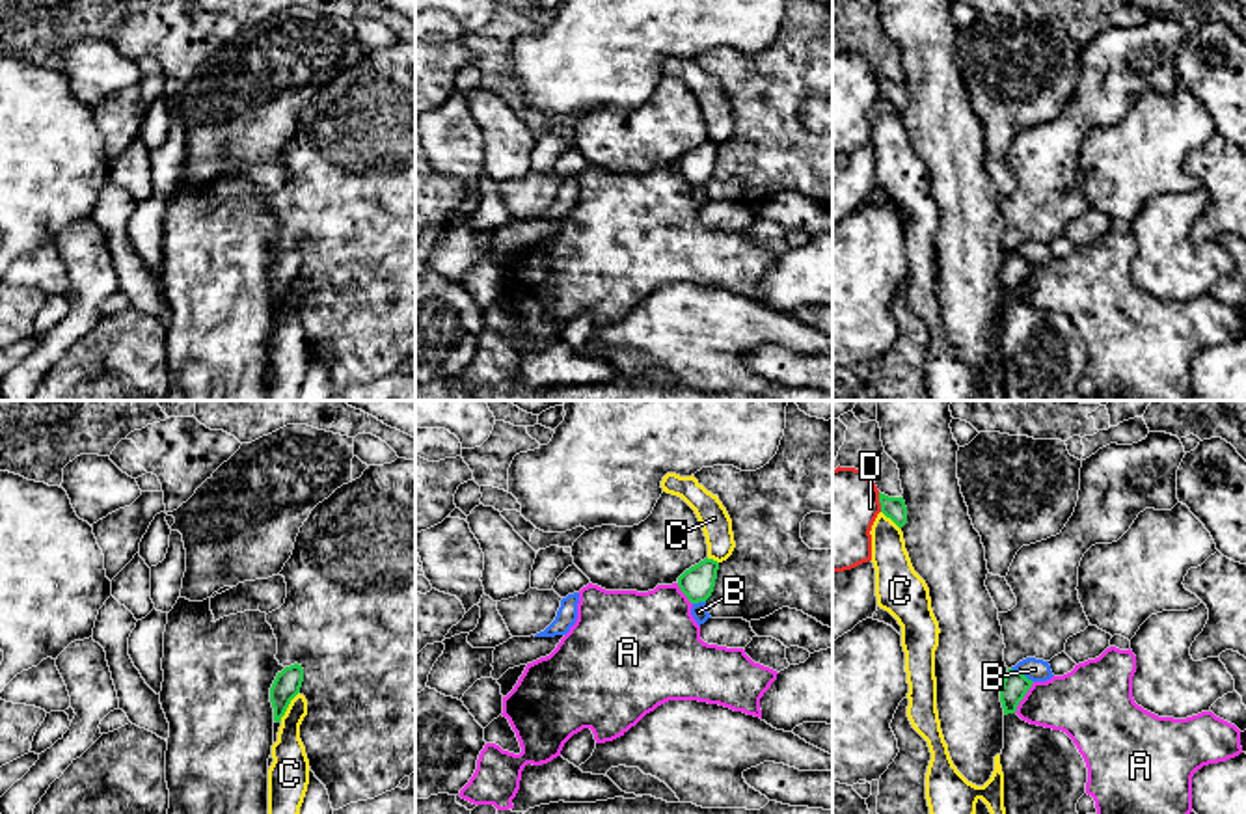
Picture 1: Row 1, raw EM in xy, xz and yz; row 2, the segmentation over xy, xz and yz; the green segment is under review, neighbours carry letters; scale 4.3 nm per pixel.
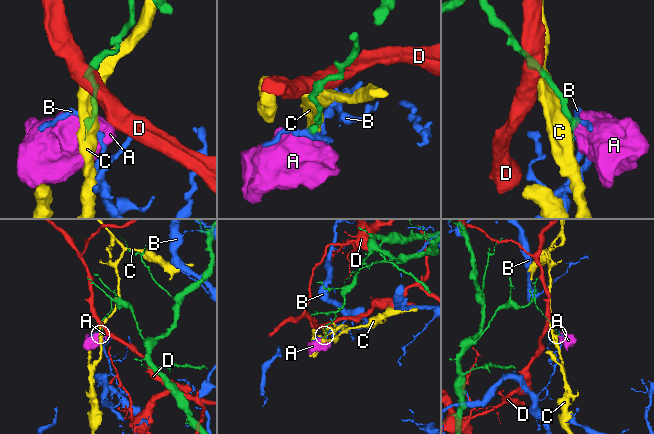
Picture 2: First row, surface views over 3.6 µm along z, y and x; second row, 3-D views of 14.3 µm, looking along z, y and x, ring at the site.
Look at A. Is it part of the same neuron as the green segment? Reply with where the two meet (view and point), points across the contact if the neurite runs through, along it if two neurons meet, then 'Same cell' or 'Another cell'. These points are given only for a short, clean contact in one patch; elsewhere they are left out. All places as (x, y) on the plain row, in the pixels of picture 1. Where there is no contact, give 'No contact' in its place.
Touches green at yz (1023, 280). Boundary: yz (1034, 265), (1014, 295). Another cell

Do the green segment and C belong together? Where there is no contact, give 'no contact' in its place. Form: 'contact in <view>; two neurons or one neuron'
contact in xy; two neurons

